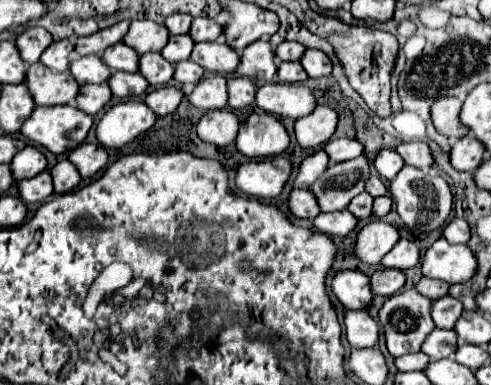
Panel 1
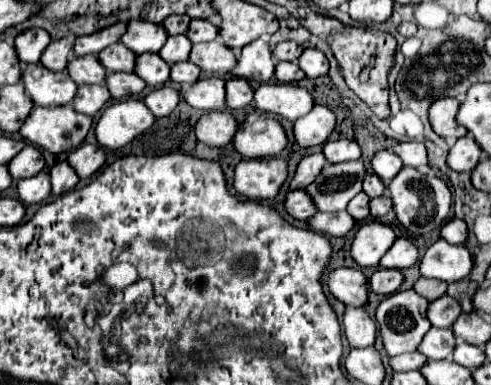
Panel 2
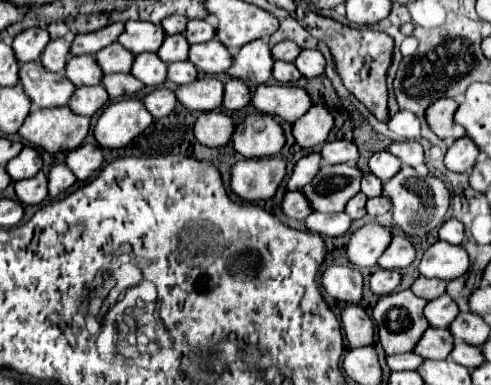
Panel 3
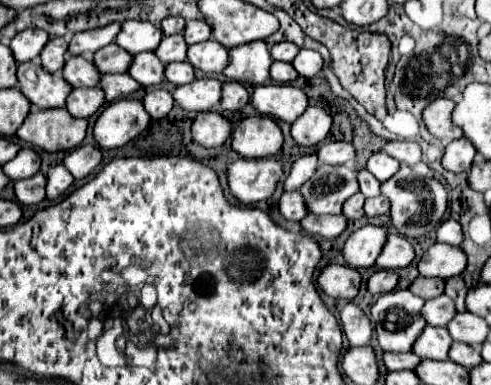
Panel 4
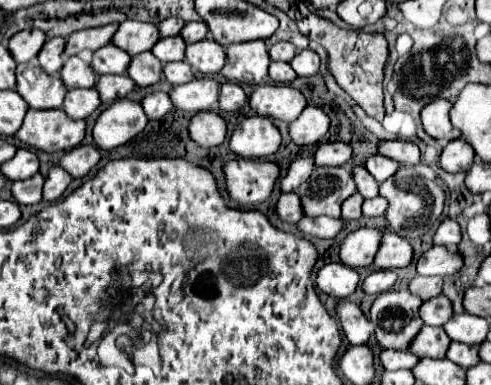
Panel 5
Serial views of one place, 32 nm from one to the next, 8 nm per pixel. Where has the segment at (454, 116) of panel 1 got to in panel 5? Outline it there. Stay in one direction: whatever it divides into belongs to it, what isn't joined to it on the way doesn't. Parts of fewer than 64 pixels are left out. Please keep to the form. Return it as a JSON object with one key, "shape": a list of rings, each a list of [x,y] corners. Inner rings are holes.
{"shape":[[[434,100],[432,104],[424,106],[422,110],[422,126],[424,130],[442,147],[450,141],[460,138],[460,130],[456,130],[450,122],[452,102],[448,100]]]}

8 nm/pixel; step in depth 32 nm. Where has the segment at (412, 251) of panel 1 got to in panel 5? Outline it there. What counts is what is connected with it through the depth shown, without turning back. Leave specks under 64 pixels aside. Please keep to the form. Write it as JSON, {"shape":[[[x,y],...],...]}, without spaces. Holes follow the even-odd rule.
{"shape":[[[386,230],[380,250],[374,258],[374,266],[380,270],[396,270],[396,268],[404,268],[412,262],[412,246],[408,244],[408,240],[396,236],[396,232]]]}

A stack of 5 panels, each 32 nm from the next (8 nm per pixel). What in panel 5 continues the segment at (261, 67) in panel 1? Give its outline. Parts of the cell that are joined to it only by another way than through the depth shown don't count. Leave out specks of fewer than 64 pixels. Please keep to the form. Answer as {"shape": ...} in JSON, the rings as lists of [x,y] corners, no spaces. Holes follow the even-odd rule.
{"shape":[[[262,40],[232,44],[226,48],[226,54],[228,54],[228,60],[226,60],[226,66],[222,68],[222,74],[226,78],[236,78],[230,82],[252,84],[252,86],[268,82],[270,56]]]}

